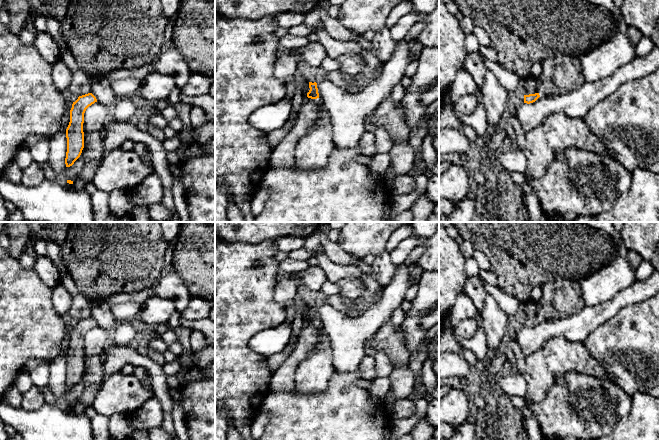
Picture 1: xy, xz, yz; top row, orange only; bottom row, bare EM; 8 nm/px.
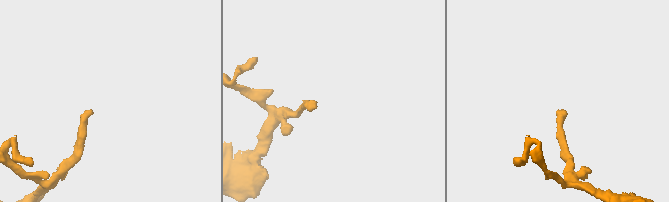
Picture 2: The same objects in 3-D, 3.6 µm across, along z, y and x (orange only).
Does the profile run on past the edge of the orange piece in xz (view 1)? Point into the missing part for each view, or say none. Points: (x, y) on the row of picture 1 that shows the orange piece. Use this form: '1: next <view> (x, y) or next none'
1: next xz (283, 156)

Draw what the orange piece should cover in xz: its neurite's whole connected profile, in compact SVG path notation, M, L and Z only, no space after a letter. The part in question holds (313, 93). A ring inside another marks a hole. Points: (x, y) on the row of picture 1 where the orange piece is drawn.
M309 82L309 92L307 97L310 99L304 102L298 115L295 125L286 134L283 140L277 145L270 158L270 168L291 168L295 165L295 149L298 141L307 134L315 125L319 115L322 101L319 99L317 83Z

